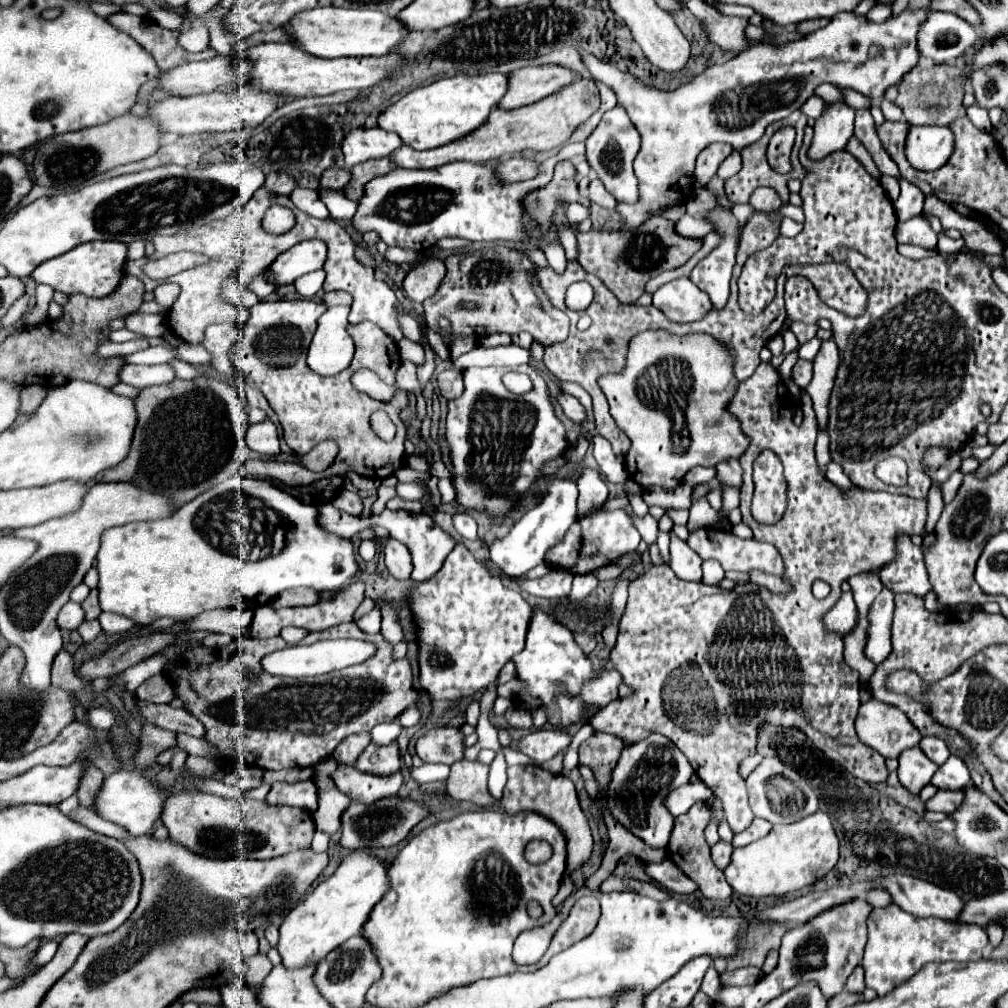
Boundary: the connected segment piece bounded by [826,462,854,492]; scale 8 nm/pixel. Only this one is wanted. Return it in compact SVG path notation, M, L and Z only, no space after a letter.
M830 462L830 464L828 464L826 478L828 478L834 486L838 486L838 488L840 488L840 492L848 492L850 488L854 488L854 484L850 482L850 478L848 478L848 476L842 472L842 468L840 468L838 464L834 464L834 462Z

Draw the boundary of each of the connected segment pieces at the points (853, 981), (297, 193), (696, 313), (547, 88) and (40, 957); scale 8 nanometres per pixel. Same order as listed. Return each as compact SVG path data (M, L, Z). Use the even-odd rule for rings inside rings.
M858 966L852 974L850 974L850 978L848 978L848 990L850 992L862 992L864 990L864 976L862 976L862 966Z
M294 188L290 194L290 200L294 202L294 206L310 216L316 218L328 218L328 210L324 206L324 202L318 198L316 190L308 190L308 188Z
M676 278L654 292L654 306L660 308L674 322L700 320L710 308L710 298L700 292L690 278Z
M534 66L514 70L508 74L506 96L502 96L498 108L522 108L526 104L532 104L534 100L542 100L544 96L560 90L572 80L574 74L568 68L560 66Z
M48 940L48 942L40 944L38 952L32 956L32 964L30 966L36 966L36 968L44 966L56 954L56 948L58 948L58 942L56 940Z

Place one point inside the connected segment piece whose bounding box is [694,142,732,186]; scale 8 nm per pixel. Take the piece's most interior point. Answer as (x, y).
(711, 157)

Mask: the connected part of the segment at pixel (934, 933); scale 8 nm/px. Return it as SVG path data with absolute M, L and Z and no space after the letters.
M896 904L874 908L868 918L868 944L862 966L866 972L866 986L874 988L878 996L890 992L892 986L906 982L928 962L974 962L982 960L988 934L976 924L950 924L938 918L918 918L902 912Z

